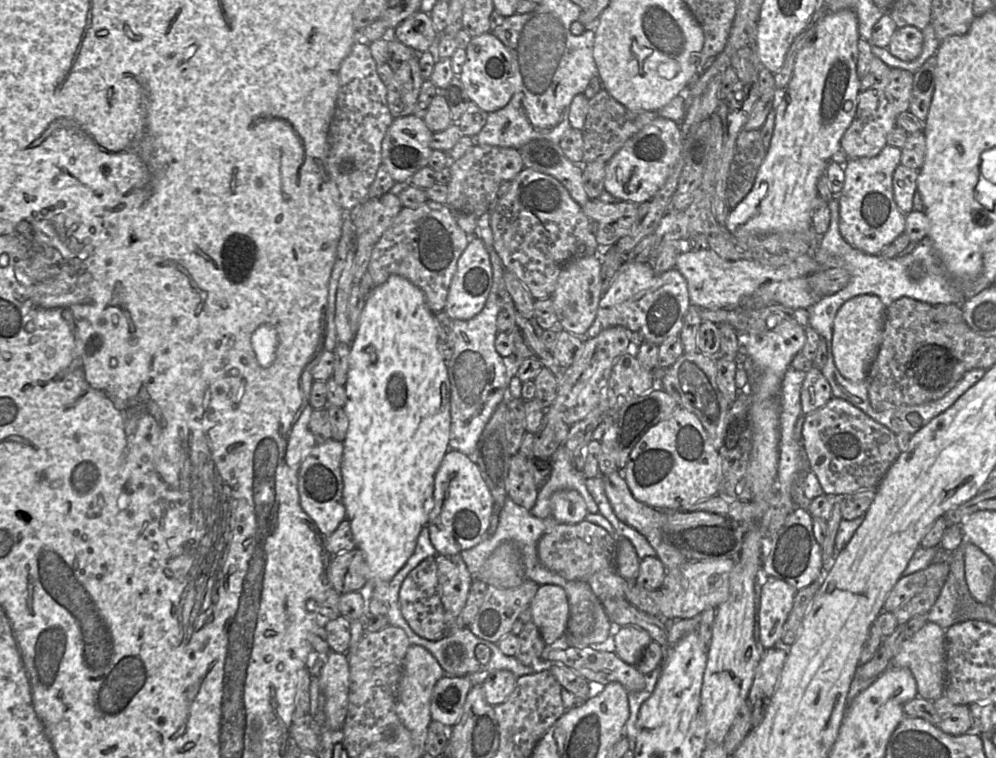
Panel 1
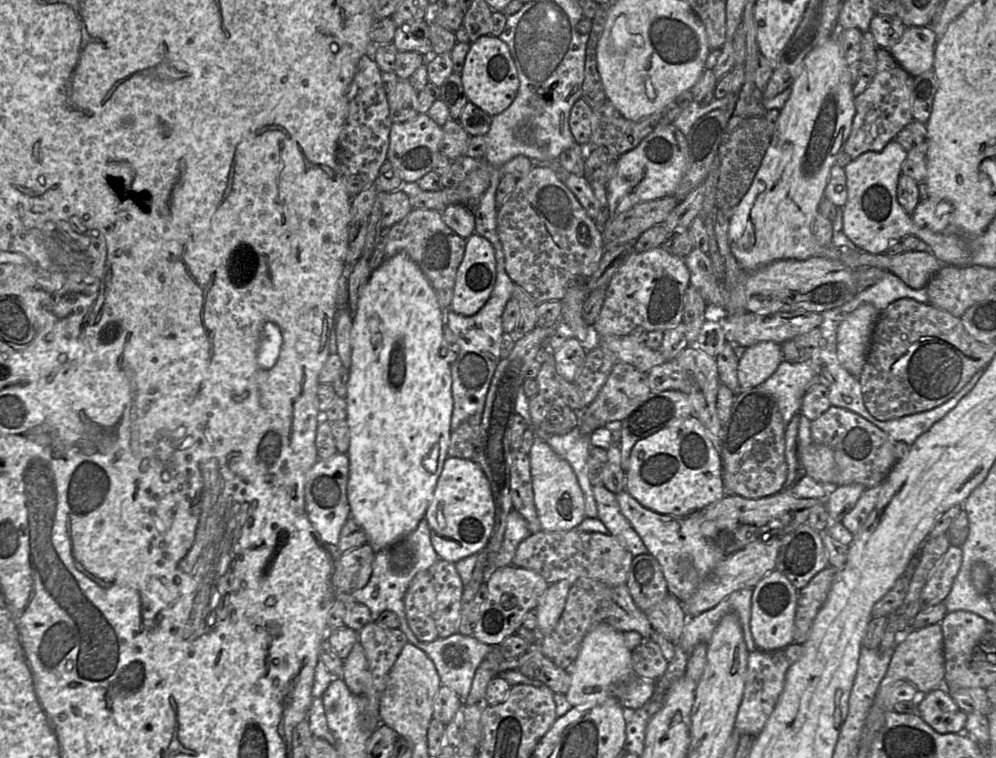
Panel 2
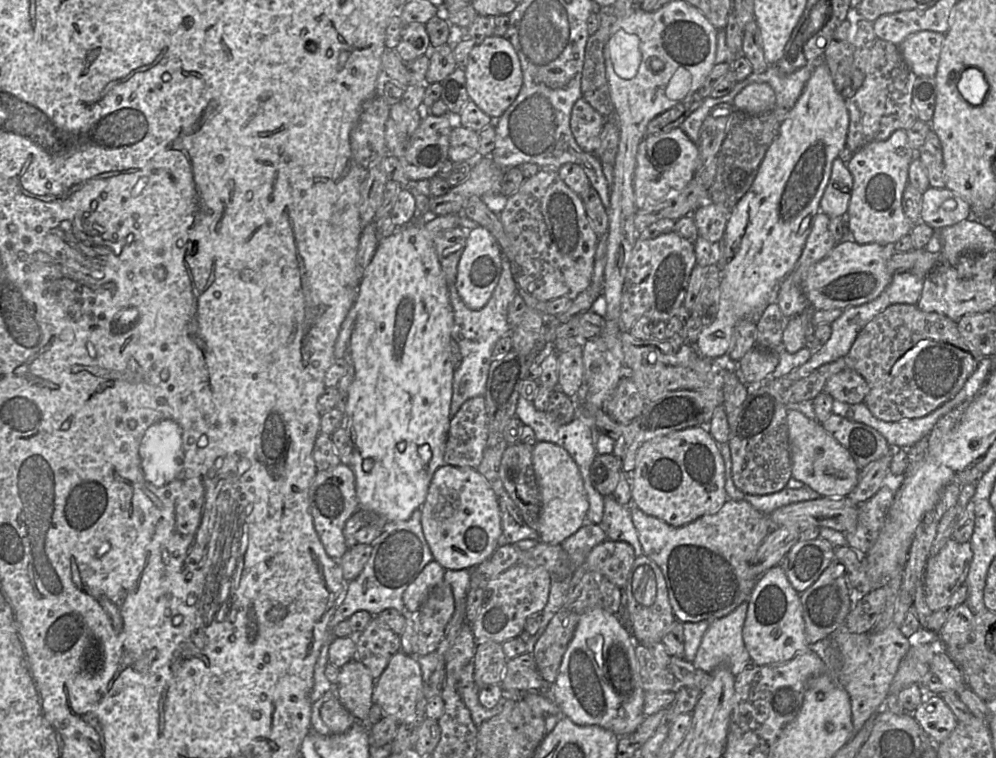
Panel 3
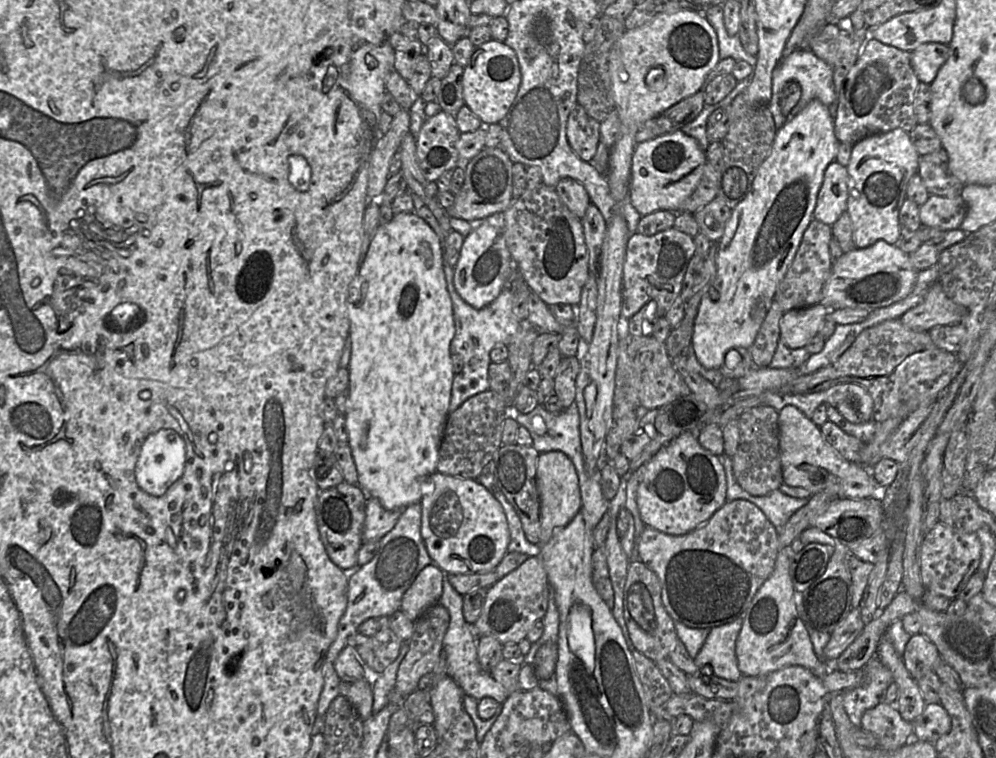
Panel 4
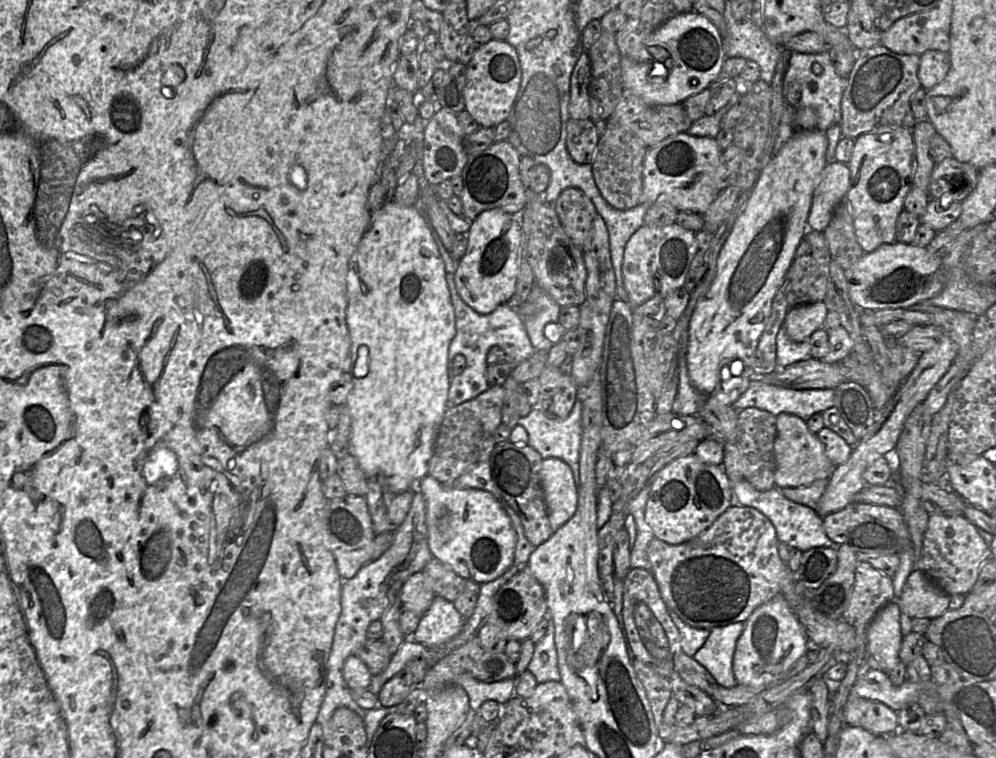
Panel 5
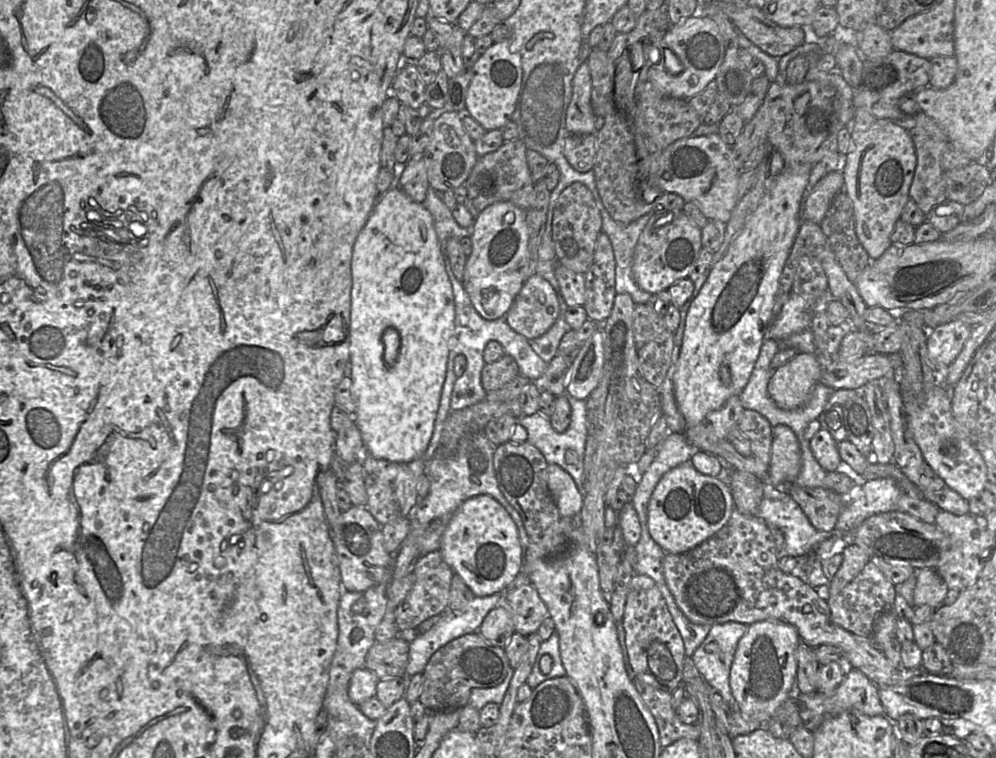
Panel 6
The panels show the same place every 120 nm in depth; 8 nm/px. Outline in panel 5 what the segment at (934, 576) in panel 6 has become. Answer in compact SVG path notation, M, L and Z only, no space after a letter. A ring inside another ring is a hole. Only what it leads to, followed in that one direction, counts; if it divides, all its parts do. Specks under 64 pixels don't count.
M917 568L910 573L901 596L894 601L898 603L901 613L911 618L934 619L949 610L950 595Z

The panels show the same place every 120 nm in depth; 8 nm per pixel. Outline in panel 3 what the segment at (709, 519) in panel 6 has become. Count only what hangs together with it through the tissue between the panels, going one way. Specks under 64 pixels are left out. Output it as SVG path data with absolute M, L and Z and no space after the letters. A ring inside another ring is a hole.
M696 426L644 442L638 448L633 471L627 473L632 503L642 512L681 527L716 513L727 501L724 462L707 428Z

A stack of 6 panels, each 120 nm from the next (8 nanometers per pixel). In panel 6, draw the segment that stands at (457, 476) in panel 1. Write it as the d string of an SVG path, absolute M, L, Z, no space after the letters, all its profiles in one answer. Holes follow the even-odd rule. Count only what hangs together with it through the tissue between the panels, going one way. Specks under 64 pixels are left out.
M486 494L471 497L460 505L442 535L439 551L475 597L501 591L518 575L523 564L516 524L505 508Z

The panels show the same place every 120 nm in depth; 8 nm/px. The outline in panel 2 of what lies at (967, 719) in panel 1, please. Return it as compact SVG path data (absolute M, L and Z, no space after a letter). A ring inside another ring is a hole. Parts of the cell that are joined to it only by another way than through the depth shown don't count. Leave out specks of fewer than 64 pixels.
M944 687L918 698L919 716L941 734L963 733L967 713L959 708Z

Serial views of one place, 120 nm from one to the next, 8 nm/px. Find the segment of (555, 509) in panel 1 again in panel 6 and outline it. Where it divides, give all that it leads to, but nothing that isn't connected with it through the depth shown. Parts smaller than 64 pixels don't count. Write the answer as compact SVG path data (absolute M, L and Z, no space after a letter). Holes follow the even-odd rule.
M548 464L547 482L561 517L576 519L584 497L571 475L557 464Z

